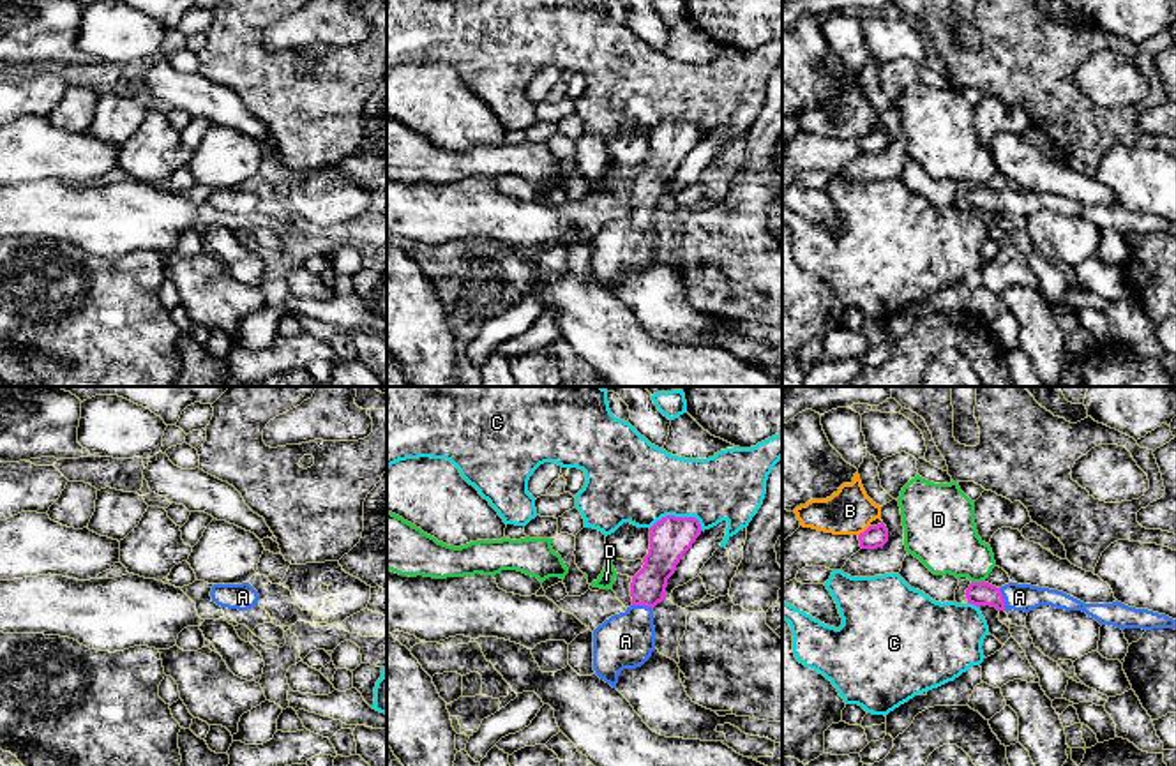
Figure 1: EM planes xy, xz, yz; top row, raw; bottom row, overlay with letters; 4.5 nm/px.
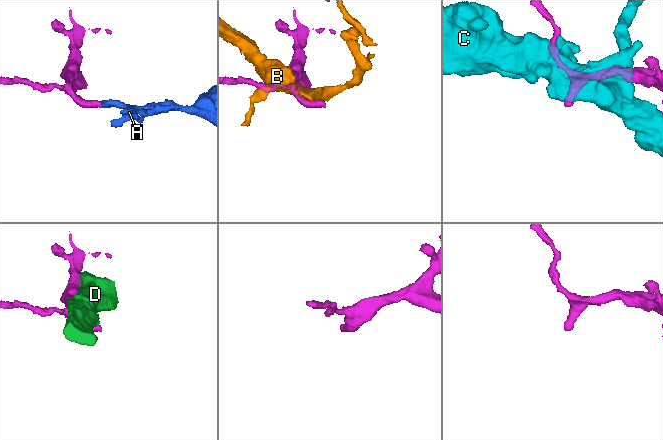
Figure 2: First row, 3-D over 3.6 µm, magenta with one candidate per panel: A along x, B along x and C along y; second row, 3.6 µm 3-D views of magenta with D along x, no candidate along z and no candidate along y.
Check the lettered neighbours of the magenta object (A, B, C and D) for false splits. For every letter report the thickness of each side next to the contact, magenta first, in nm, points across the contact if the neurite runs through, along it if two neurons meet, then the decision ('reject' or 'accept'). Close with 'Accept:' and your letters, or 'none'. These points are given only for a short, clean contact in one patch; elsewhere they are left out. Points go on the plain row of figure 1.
A: 110/130 nm | across yz (979, 198), (1003, 203), (1019, 202) | accept
B: 100/220 nm | reject
C: 190/380 nm | reject
D: 110/300 nm | reject
Accept: A

